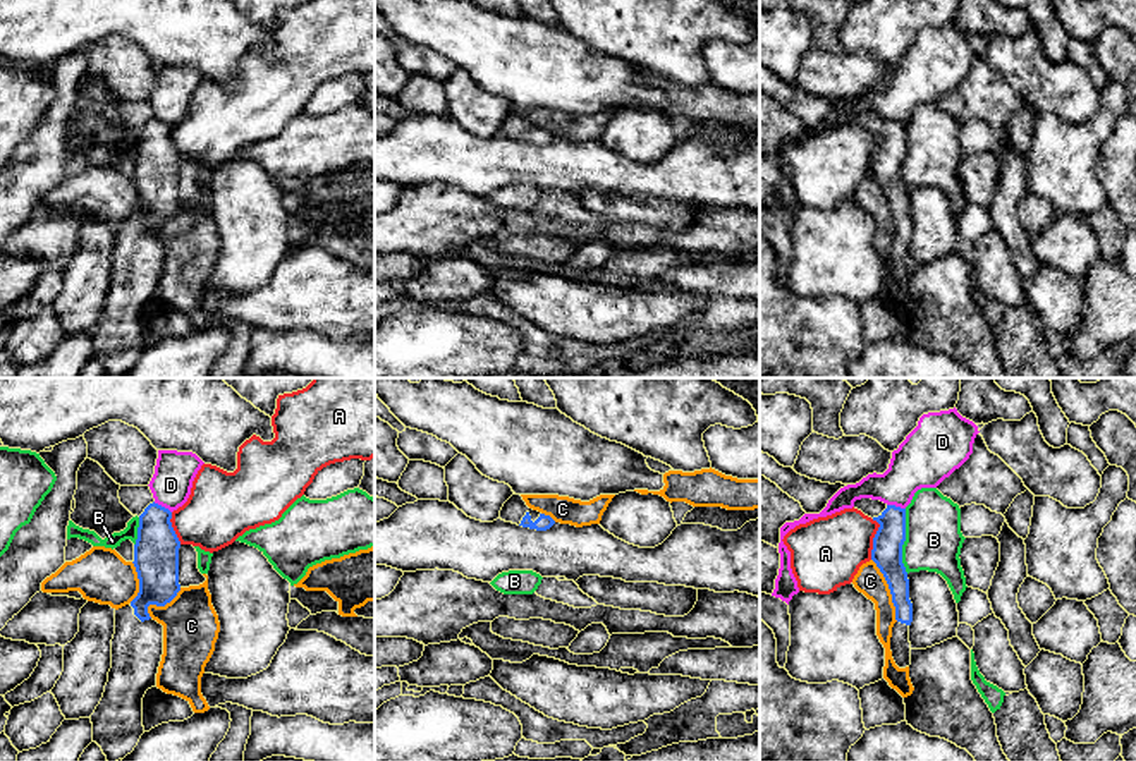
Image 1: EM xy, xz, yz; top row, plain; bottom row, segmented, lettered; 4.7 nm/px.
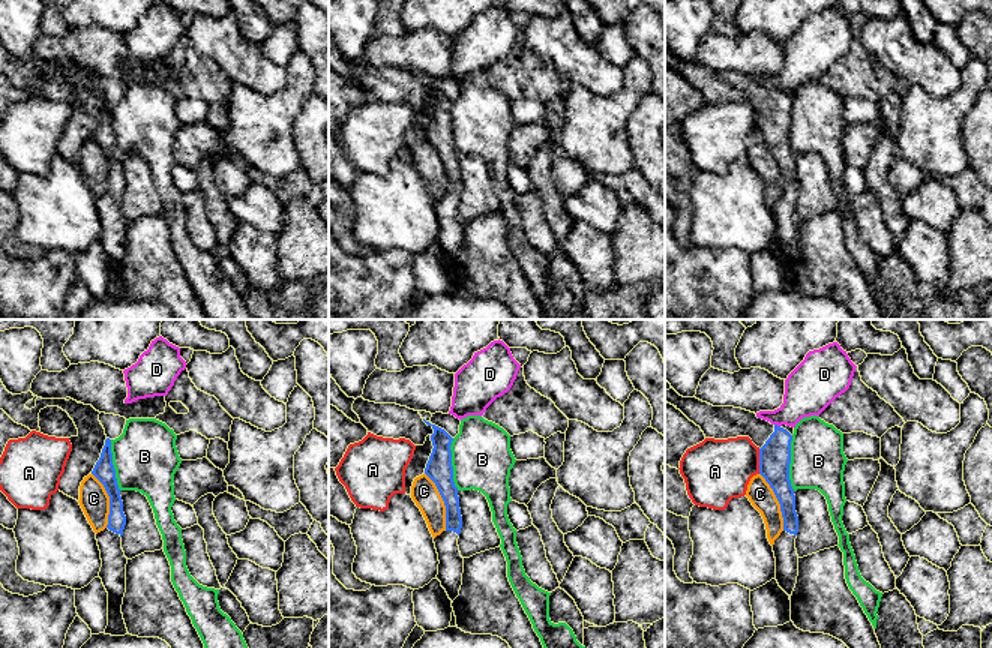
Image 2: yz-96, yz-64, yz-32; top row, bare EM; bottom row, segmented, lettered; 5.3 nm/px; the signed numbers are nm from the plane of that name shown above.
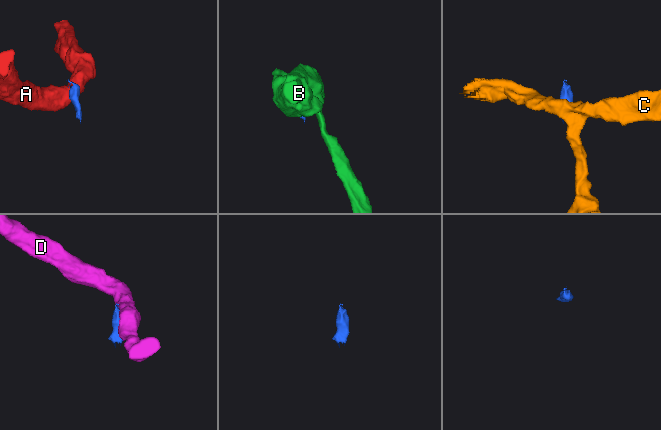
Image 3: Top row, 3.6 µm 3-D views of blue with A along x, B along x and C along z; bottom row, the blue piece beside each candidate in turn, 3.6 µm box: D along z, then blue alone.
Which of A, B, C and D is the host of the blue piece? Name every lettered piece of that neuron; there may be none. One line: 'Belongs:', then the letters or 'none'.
Belongs: none

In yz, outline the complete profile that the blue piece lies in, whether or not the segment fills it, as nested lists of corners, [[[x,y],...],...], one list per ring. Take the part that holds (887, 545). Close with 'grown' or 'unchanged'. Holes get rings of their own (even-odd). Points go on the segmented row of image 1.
[[[861,498],[854,508],[880,524],[875,538],[871,560],[883,574],[892,603],[895,606],[895,624],[892,627],[890,651],[895,665],[911,665],[909,625],[913,622],[913,603],[909,600],[909,579],[902,563],[902,545],[906,541],[906,508],[887,505],[880,500]]]; grown

